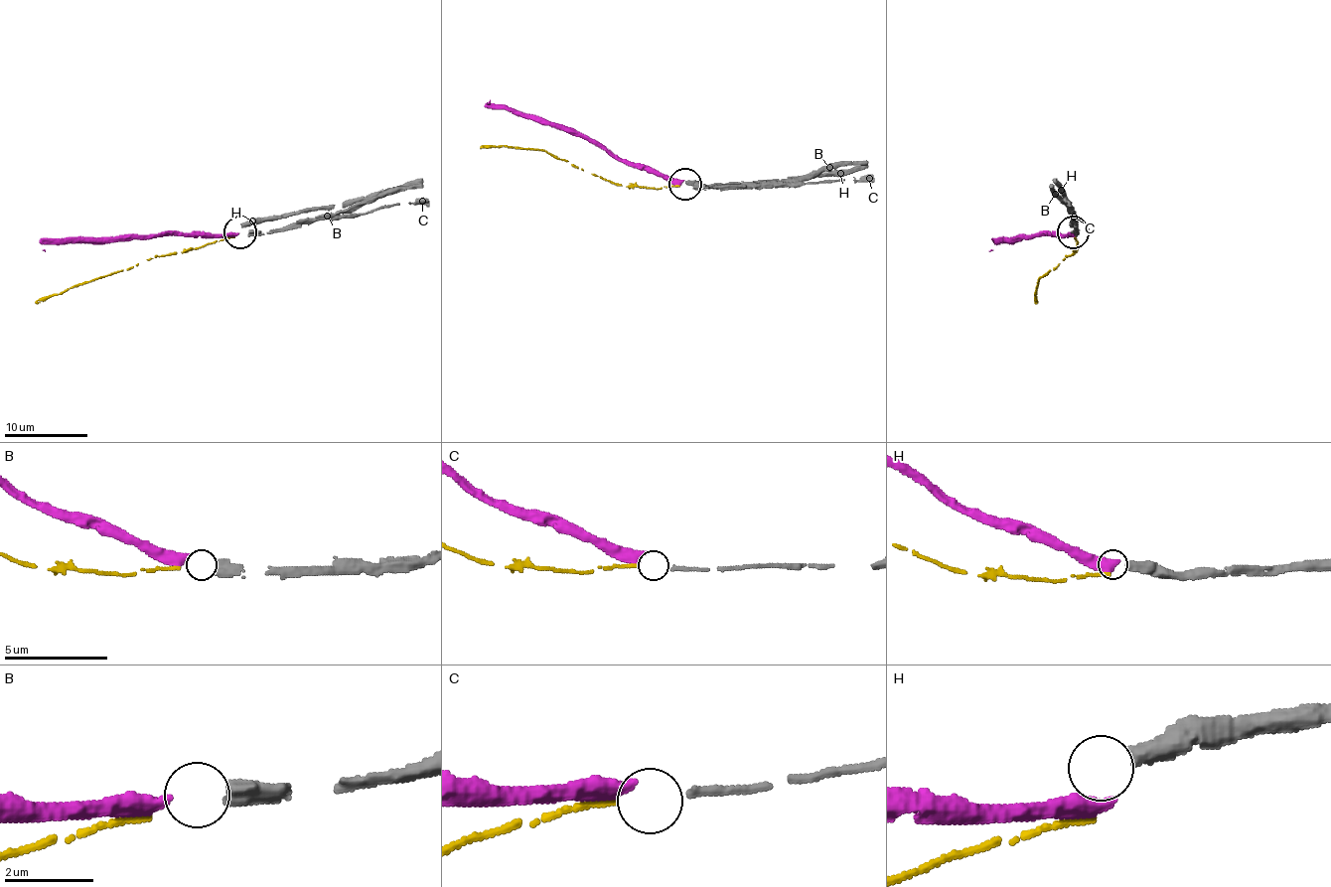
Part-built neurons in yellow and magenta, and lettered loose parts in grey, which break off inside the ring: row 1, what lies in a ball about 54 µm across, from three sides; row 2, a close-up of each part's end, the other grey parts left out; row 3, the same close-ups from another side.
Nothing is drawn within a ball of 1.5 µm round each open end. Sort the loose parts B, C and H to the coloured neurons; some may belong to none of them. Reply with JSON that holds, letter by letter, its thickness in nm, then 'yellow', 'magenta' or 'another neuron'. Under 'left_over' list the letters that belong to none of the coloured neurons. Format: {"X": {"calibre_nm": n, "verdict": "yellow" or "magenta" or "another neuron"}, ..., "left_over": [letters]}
{"B": {"calibre_nm": 440, "verdict": "magenta"}, "C": {"calibre_nm": 200, "verdict": "yellow"}, "H": {"calibre_nm": 460, "verdict": "another neuron"}, "left_over": ["H"]}

